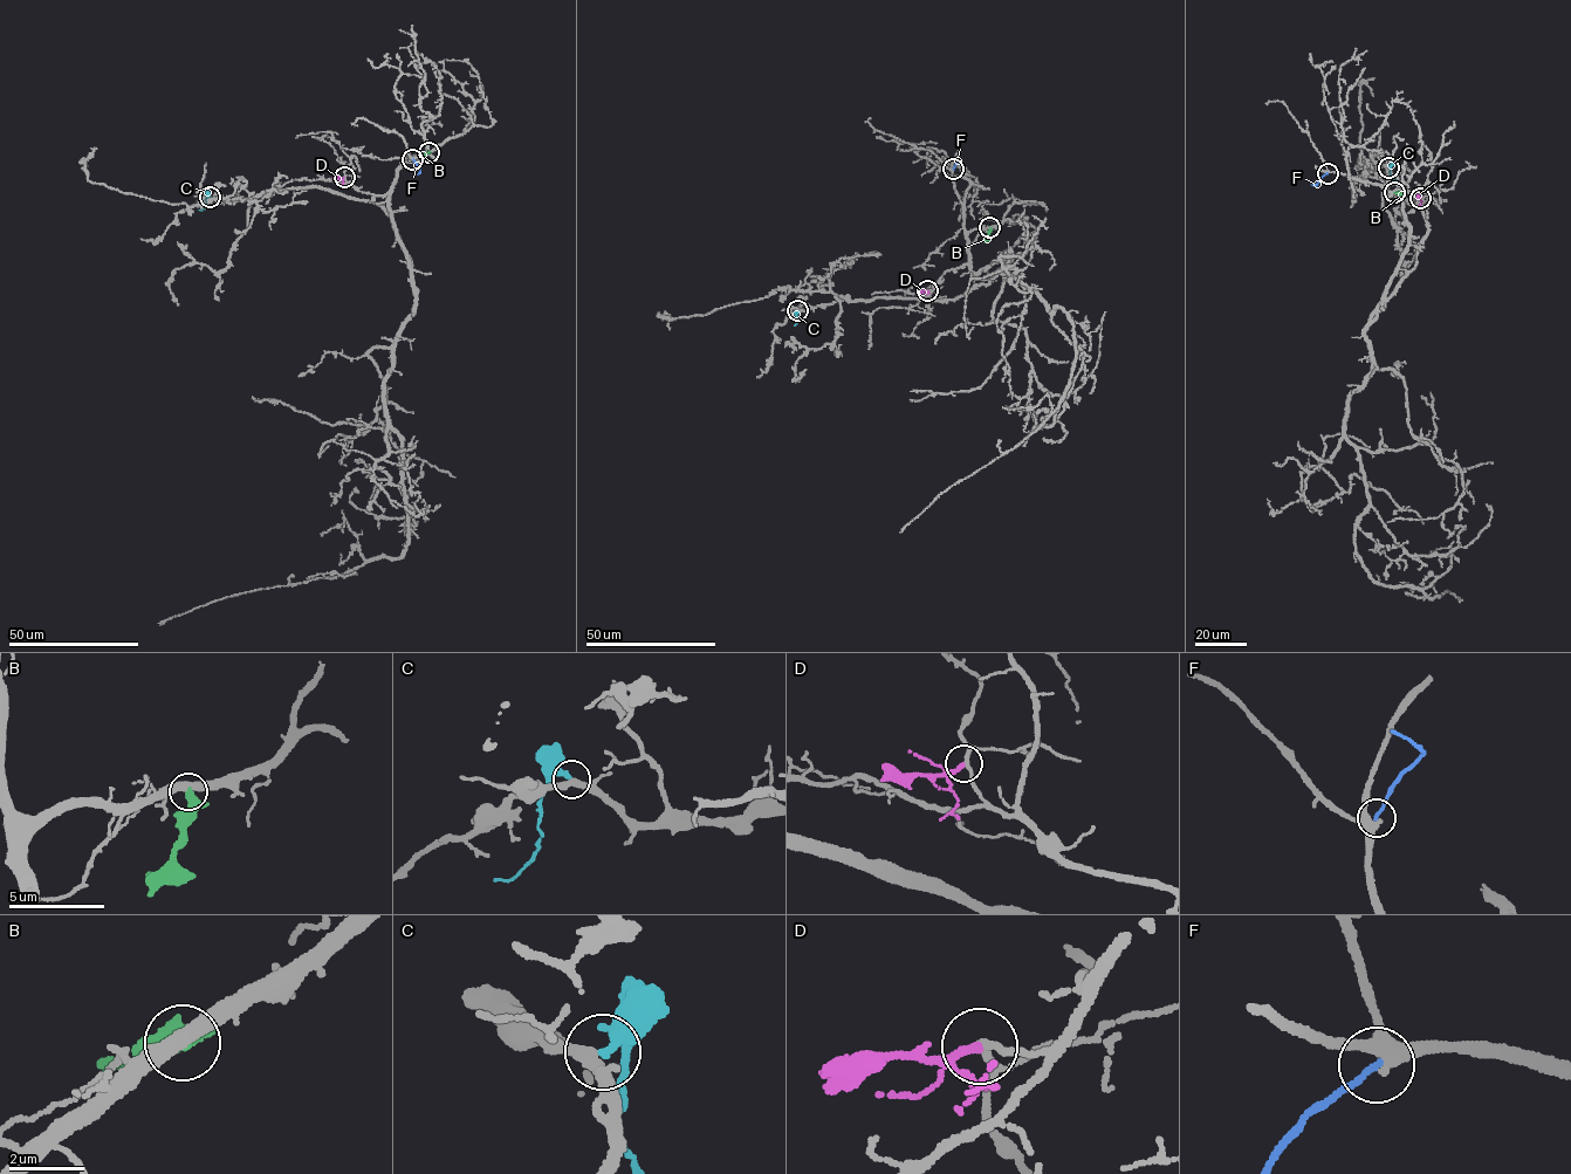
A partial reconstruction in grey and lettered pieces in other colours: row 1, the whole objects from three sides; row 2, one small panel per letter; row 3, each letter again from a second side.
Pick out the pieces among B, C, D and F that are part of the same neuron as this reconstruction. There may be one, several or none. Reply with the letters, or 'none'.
C

